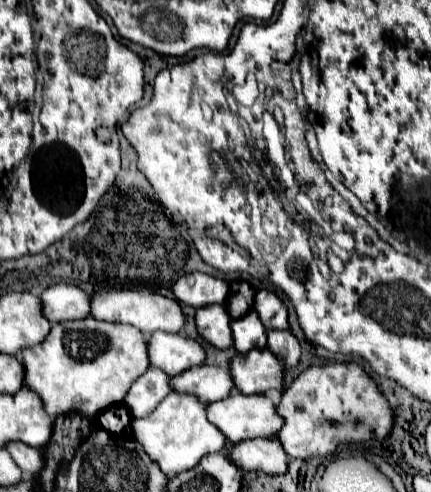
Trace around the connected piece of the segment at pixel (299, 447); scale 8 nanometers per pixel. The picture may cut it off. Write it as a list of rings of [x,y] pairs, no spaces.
[[[328,363],[312,365],[302,371],[302,375],[284,389],[282,401],[278,405],[280,415],[284,417],[284,427],[278,431],[278,439],[284,445],[284,451],[290,457],[330,457],[342,443],[366,443],[366,441],[384,441],[396,425],[396,415],[382,395],[376,381],[364,371],[358,363]]]

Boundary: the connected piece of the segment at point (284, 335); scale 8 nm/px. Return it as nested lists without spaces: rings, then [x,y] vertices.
[[[286,329],[286,331],[268,331],[268,347],[274,355],[278,355],[286,367],[296,367],[300,361],[300,341],[296,335]]]

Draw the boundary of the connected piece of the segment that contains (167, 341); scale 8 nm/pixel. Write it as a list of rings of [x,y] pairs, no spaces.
[[[156,331],[148,341],[148,353],[154,367],[160,367],[170,377],[182,375],[190,367],[204,365],[206,351],[200,341],[184,333]]]

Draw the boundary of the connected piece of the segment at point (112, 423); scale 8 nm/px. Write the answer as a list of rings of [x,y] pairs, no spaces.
[[[116,405],[116,407],[110,407],[106,411],[102,411],[98,417],[96,417],[96,425],[104,427],[108,433],[112,435],[120,435],[124,433],[124,429],[132,423],[132,415],[130,411],[124,407],[124,405]]]

